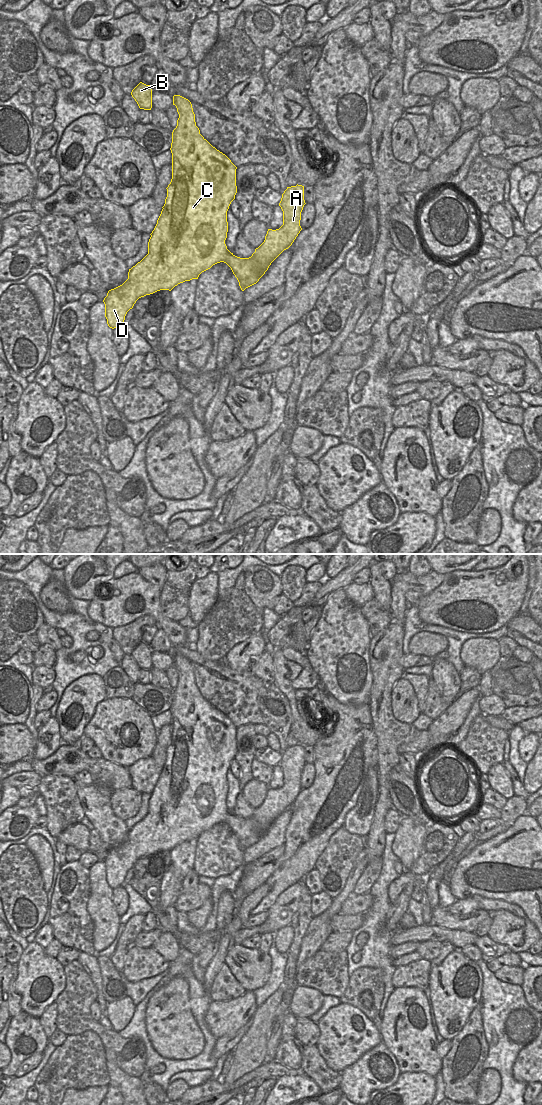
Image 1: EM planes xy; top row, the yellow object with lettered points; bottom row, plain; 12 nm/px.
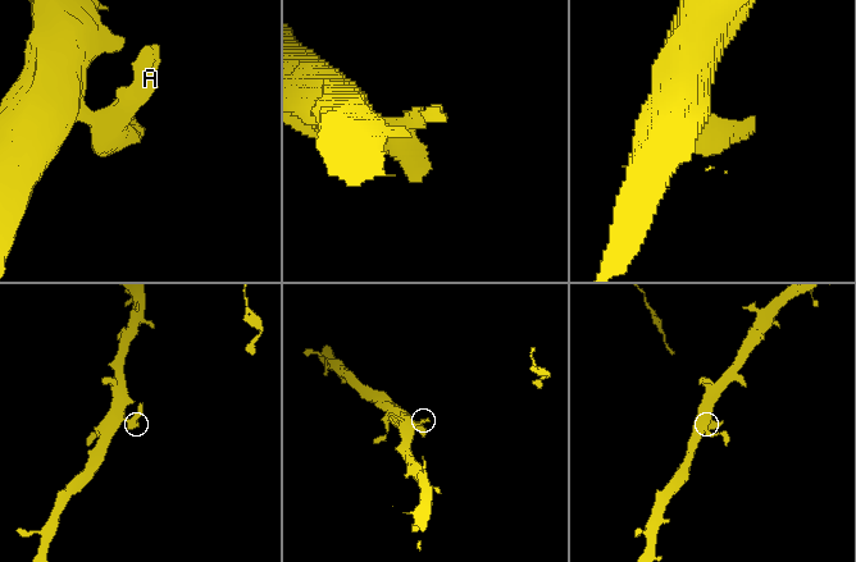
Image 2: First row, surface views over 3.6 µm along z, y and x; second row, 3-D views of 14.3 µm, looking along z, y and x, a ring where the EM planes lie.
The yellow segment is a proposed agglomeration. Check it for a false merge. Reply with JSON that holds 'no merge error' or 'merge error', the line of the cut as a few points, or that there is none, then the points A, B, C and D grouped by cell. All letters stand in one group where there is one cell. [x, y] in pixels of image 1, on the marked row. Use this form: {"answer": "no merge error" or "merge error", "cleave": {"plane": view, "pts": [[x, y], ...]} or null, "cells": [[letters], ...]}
{"answer": "no merge error", "cleave": null, "cells": [["A", "B", "C", "D"]]}

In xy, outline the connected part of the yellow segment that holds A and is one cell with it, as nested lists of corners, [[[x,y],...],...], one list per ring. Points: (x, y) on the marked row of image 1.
[[[173,96],[179,118],[172,132],[172,179],[167,197],[157,224],[150,234],[148,254],[129,269],[128,279],[108,291],[103,302],[105,317],[110,328],[122,326],[127,312],[136,301],[160,290],[171,291],[185,281],[198,279],[199,275],[213,265],[224,262],[232,270],[242,291],[256,284],[271,263],[288,249],[300,231],[301,212],[305,203],[304,186],[287,187],[279,206],[283,211],[283,225],[276,230],[268,229],[264,242],[249,258],[240,258],[231,253],[225,244],[228,232],[227,211],[237,193],[237,167],[222,152],[213,147],[196,126],[191,102]]]

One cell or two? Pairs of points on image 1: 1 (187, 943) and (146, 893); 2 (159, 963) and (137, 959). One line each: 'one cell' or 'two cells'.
1: one cell
2: one cell

